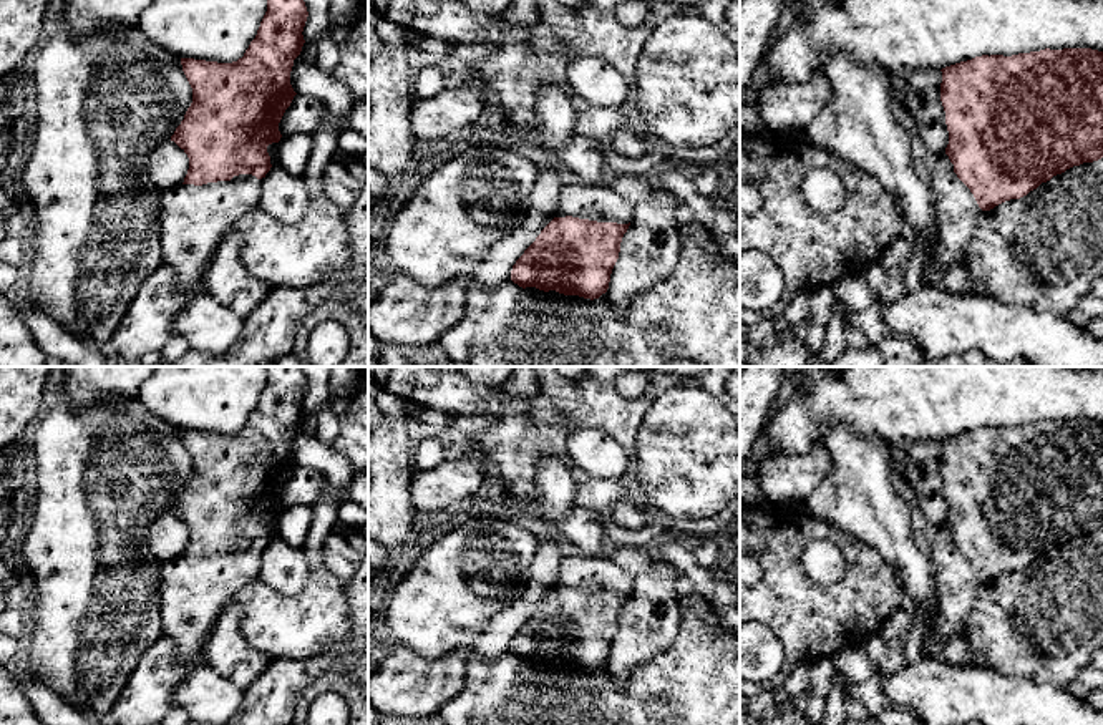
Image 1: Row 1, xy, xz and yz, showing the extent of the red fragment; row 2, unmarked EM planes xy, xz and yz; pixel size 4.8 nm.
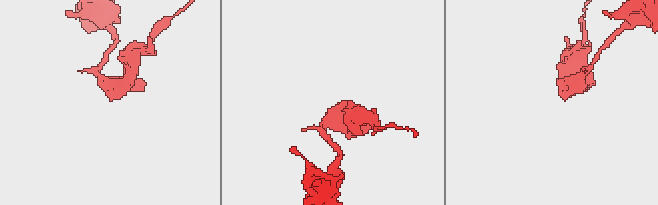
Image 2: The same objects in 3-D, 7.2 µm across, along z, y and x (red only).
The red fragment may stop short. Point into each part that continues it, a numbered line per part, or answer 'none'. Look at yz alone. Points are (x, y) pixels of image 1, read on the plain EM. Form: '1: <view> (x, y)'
1: yz (957, 584)

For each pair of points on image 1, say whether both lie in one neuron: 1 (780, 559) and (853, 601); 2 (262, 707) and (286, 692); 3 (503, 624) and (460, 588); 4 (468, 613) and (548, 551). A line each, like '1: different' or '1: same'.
1: same
2: same
3: different
4: different

